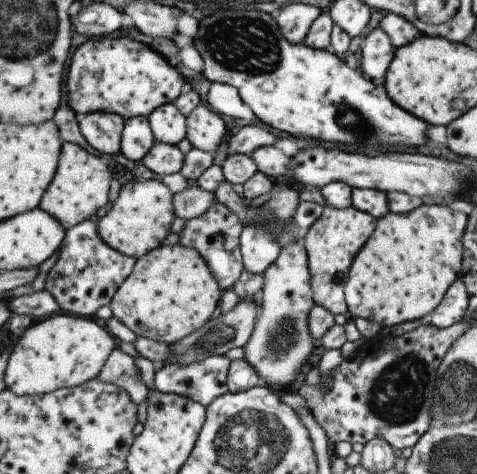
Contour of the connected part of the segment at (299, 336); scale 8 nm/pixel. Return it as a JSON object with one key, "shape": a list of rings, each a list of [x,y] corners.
{"shape":[[[301,241],[283,247],[277,258],[262,272],[262,299],[258,315],[247,342],[242,346],[244,361],[253,368],[263,384],[290,386],[300,371],[309,367],[307,361],[317,345],[309,334],[308,312],[314,305],[310,276]]]}

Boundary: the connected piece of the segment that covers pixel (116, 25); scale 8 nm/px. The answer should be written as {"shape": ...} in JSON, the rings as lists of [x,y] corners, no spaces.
{"shape":[[[92,2],[81,7],[75,16],[69,16],[70,27],[73,33],[83,34],[83,36],[105,36],[121,28],[121,13],[108,4]]]}

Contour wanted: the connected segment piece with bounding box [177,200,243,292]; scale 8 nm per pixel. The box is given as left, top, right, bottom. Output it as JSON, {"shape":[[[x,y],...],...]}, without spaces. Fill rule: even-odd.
{"shape":[[[214,200],[203,214],[186,220],[182,231],[178,234],[177,243],[187,248],[194,248],[201,255],[221,292],[231,289],[243,270],[239,250],[239,235],[242,227],[236,215],[225,208],[225,205]]]}

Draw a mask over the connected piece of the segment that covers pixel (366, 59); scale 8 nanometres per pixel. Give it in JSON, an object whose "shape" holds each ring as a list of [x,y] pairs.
{"shape":[[[377,26],[364,38],[360,49],[358,68],[362,74],[368,79],[383,79],[395,50],[389,36]]]}

